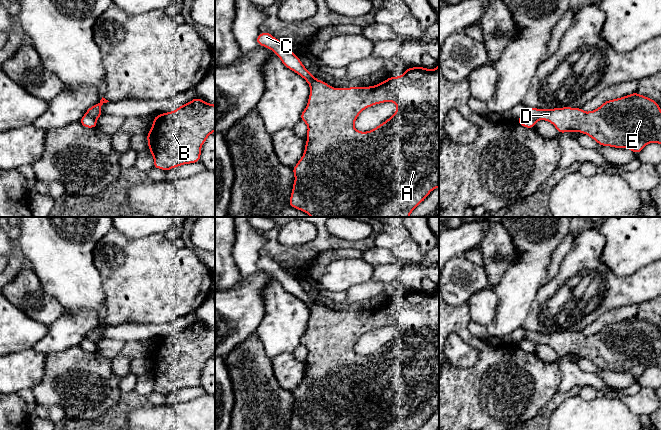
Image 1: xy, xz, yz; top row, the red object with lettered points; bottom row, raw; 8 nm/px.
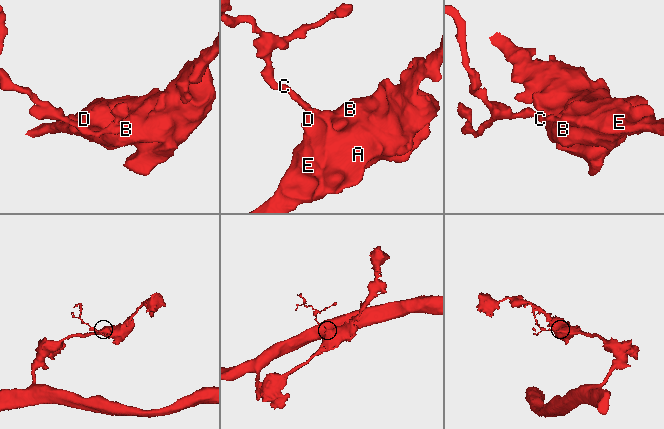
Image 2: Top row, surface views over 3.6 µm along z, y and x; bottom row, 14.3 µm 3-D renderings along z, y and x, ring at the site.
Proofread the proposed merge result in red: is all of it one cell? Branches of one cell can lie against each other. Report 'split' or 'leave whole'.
split

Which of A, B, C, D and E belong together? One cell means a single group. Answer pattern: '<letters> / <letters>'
A B D E / C

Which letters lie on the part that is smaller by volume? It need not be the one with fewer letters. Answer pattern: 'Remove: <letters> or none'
Remove: C

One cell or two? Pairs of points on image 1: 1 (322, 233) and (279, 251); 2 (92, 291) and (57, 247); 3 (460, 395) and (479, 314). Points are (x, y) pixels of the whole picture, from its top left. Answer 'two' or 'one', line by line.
1: one
2: one
3: two

